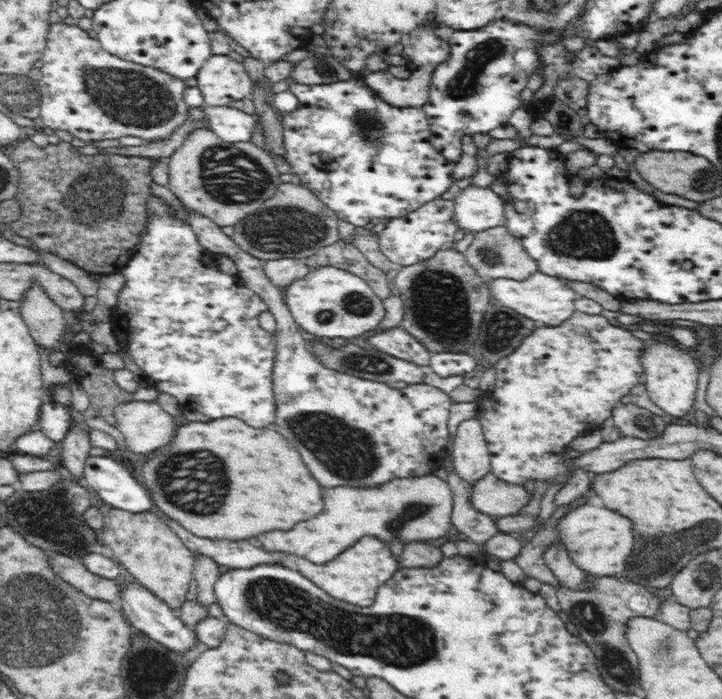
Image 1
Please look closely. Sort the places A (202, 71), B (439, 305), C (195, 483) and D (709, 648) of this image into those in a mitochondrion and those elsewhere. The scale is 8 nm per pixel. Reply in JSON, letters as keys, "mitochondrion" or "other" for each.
{"A":"other","B":"mitochondrion","C":"mitochondrion","D":"other"}

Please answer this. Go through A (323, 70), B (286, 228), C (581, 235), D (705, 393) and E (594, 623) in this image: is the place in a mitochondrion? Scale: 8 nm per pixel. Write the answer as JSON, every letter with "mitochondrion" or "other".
{"A":"mitochondrion","B":"mitochondrion","C":"mitochondrion","D":"other","E":"mitochondrion"}

